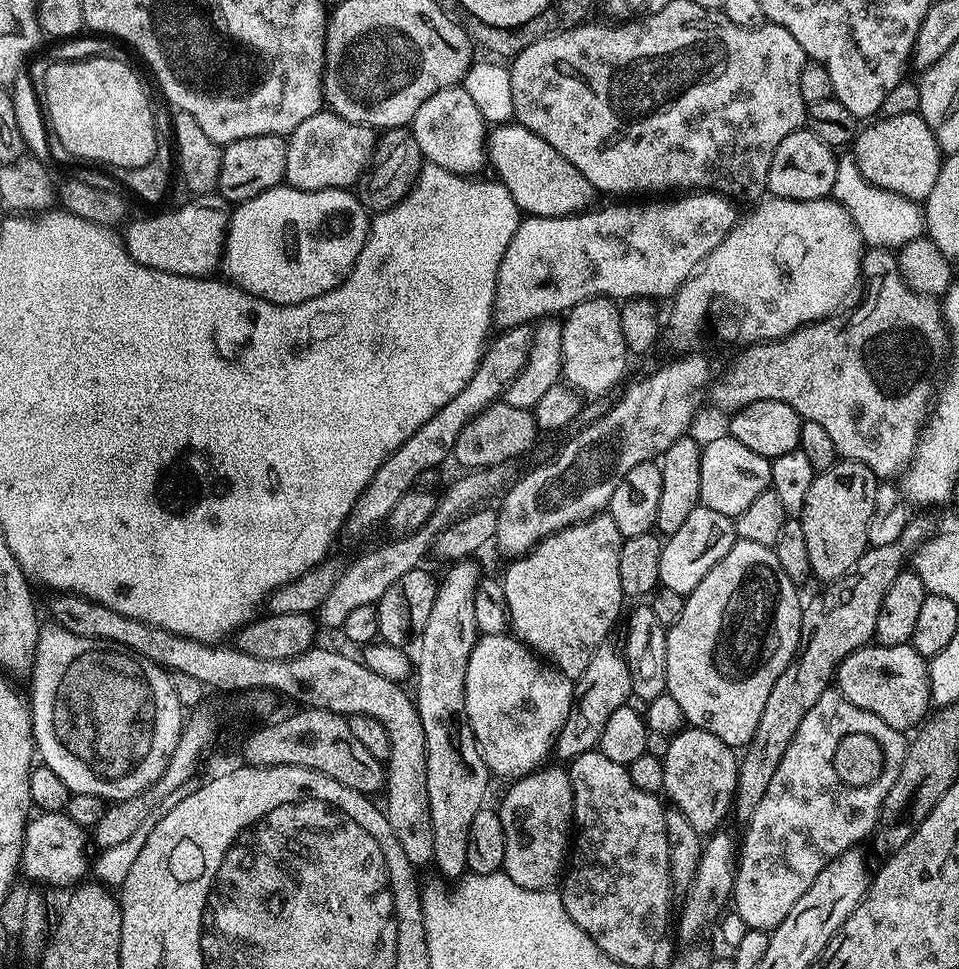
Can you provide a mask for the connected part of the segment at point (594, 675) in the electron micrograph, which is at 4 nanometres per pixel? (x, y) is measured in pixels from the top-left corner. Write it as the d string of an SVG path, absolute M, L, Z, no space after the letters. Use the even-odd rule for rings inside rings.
M612 642L601 644L600 649L590 658L590 666L586 666L586 670L575 677L570 714L566 718L566 726L562 726L556 739L555 759L571 762L582 754L593 751L600 743L602 730L606 730L606 721L610 719L610 714L625 707L632 695L630 670L624 660L623 651L618 650L617 645L615 648Z

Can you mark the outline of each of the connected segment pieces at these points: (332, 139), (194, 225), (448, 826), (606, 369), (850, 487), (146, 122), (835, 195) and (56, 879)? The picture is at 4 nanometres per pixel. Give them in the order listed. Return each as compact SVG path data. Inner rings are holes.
M327 110L306 118L306 122L302 122L302 126L298 126L287 137L288 153L284 175L287 187L309 194L323 188L351 189L368 167L377 139L377 129L369 124L346 122L346 118Z
M219 194L198 196L189 201L189 204L184 204L173 212L160 212L157 216L127 221L122 239L134 262L162 270L166 274L201 278L211 277L215 273L212 271L221 267L224 241L228 235L230 205Z
M471 559L455 561L455 563L449 567L452 569L445 574L444 581L439 581L436 589L436 597L434 598L434 610L430 610L430 619L426 621L426 626L422 630L420 637L418 637L420 653L417 654L416 658L414 656L414 674L416 670L416 692L414 691L414 701L416 710L421 716L422 729L425 731L426 781L429 787L430 816L433 819L434 828L434 854L432 864L446 879L454 880L454 882L459 881L461 877L468 872L466 841L470 838L470 822L474 822L474 814L478 814L478 810L485 807L486 800L484 800L484 795L488 792L488 779L490 779L488 767L482 758L480 748L476 744L474 730L470 726L468 715L466 714L466 666L470 662L470 654L474 650L478 639L476 623L474 622L474 594L476 593L476 586L479 583L479 577L482 572L481 569L479 570L479 568L472 563L474 562Z
M595 296L568 309L562 320L562 380L573 393L588 396L584 398L607 397L607 392L623 378L628 360L630 353L626 338L622 338L617 301L607 296Z
M837 459L824 472L817 472L814 482L810 482L810 490L806 493L806 506L802 506L798 519L802 522L802 531L806 533L806 550L810 550L810 566L815 579L831 582L840 580L862 558L862 554L870 547L868 531L870 518L874 514L874 498L878 477L862 462Z
M96 56L93 60L64 60L61 64L50 65L44 72L42 104L46 109L46 120L50 125L51 135L56 140L60 139L61 146L72 156L109 164L113 170L146 166L157 159L156 120L152 117L148 92L144 89L139 74L120 60Z
M838 174L834 178L831 199L836 200L848 211L854 226L858 226L865 245L899 250L906 242L925 235L924 214L917 201L907 200L905 196L899 196L890 190L882 190L878 186L869 184L859 174L851 175Z
M64 811L33 815L24 827L24 840L21 842L19 871L23 879L25 876L40 884L53 884L56 888L65 889L83 881L83 876L87 877L90 872L90 862L84 854L84 836L85 829L70 822Z

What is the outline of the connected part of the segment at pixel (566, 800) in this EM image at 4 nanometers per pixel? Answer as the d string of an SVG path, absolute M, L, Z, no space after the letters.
M541 766L519 777L512 788L512 820L505 818L502 830L506 834L506 858L503 872L526 890L548 890L561 879L570 852L572 815L572 787L567 767Z

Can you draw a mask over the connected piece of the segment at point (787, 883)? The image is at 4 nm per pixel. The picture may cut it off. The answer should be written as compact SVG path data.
M829 690L814 702L810 714L798 725L798 734L786 746L786 754L782 754L782 762L778 762L762 802L746 820L748 829L738 848L736 886L731 899L745 929L777 928L825 866L875 833L880 807L886 794L890 794L890 786L894 786L894 778L898 778L898 770L902 770L906 753L905 733L886 726L878 714L854 706L842 693Z

